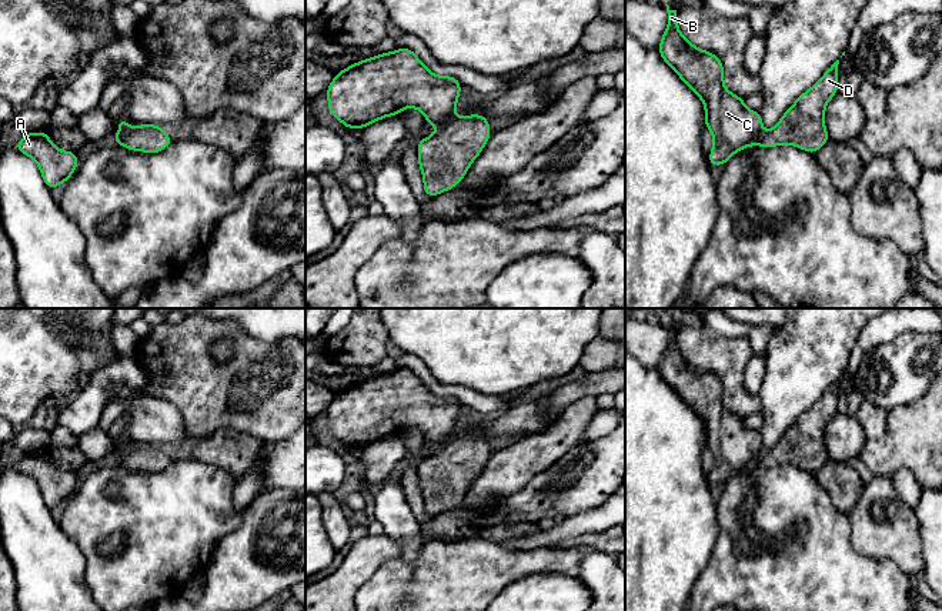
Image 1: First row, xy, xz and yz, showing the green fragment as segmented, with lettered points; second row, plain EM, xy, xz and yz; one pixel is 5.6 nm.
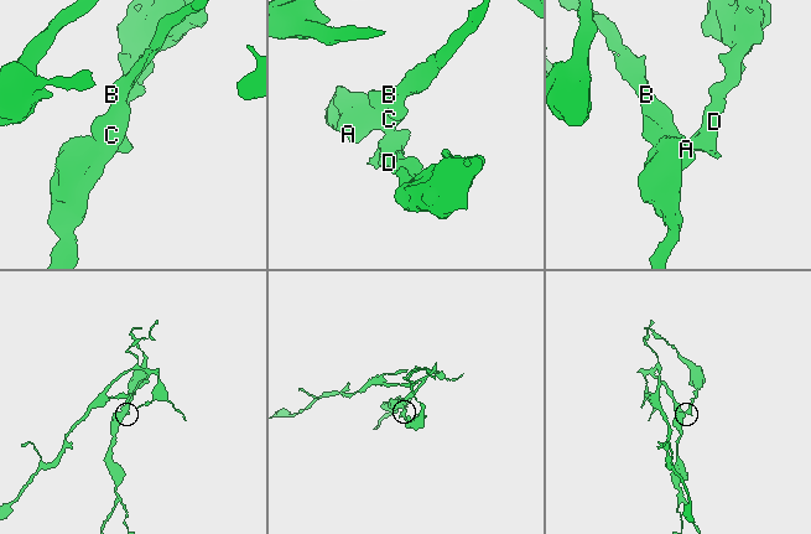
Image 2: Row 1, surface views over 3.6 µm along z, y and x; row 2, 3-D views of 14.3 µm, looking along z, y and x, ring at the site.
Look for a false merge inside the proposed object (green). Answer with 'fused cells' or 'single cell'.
fused cells

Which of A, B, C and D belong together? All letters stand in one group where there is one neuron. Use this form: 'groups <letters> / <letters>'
groups A B C / D

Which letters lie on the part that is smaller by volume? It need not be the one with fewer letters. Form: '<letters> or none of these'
D

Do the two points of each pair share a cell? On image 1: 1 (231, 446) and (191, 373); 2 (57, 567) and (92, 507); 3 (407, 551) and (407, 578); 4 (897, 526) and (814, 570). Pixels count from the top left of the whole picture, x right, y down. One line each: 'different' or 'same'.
1: different
2: different
3: different
4: different

